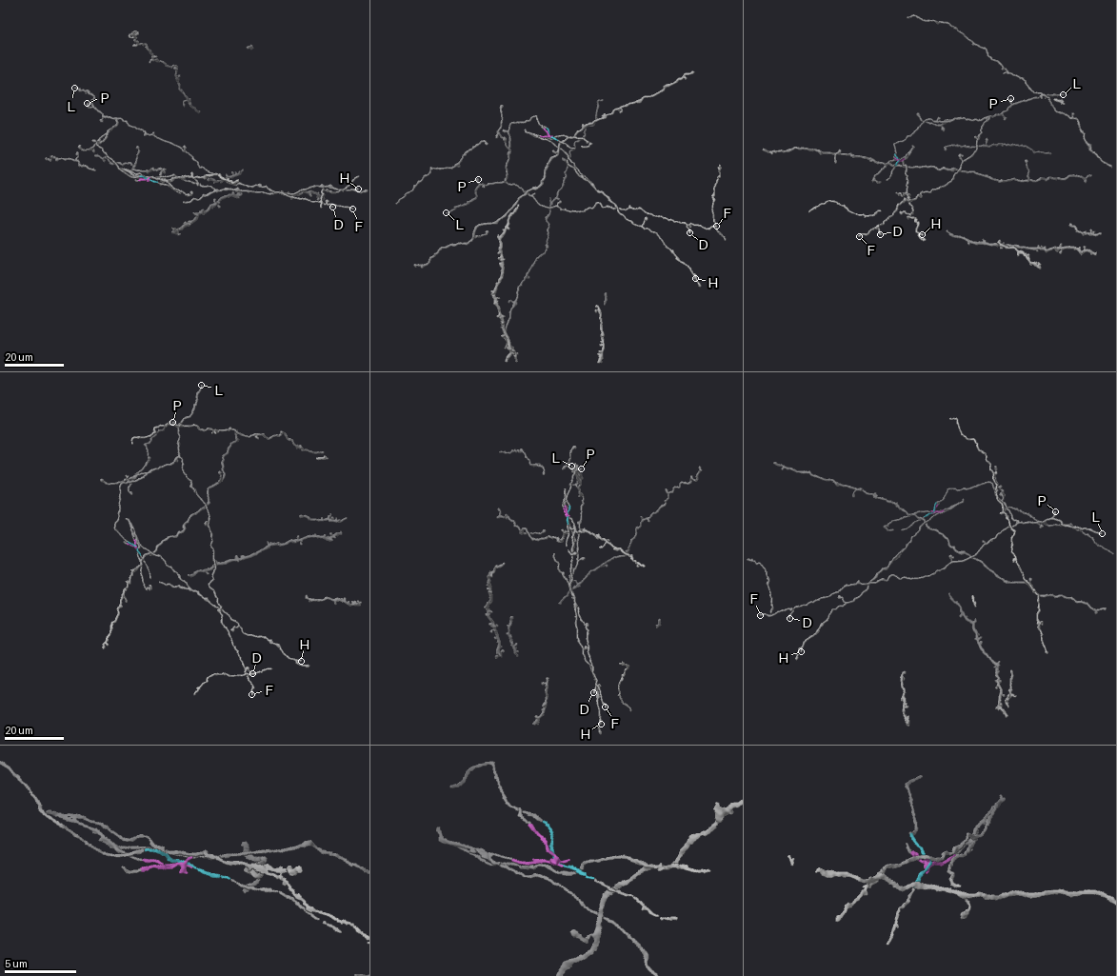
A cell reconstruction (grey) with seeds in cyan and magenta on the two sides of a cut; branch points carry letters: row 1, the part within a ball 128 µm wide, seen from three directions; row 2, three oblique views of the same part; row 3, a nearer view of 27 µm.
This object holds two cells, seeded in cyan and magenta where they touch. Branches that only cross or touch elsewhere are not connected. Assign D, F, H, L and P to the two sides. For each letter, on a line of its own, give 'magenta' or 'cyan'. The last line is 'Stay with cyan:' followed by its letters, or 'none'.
D: cyan
F: cyan
H: magenta
L: cyan
P: cyan
Stay with cyan: D, F, L, P

